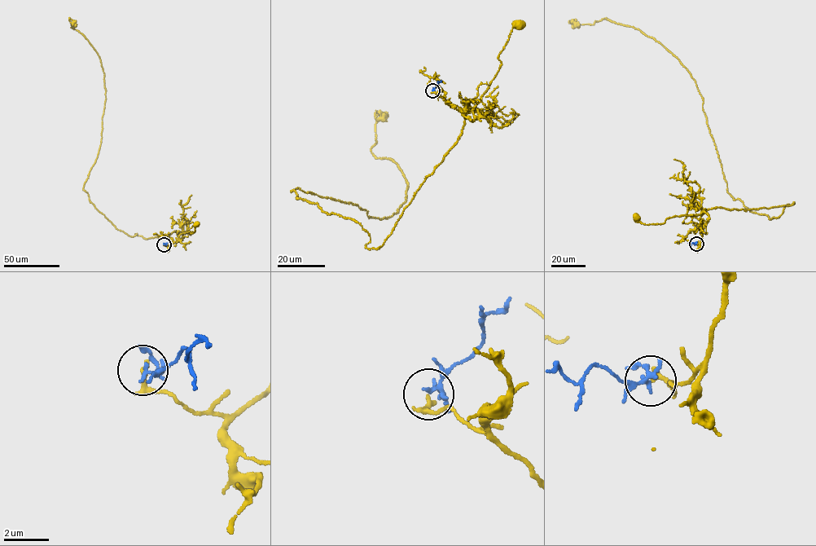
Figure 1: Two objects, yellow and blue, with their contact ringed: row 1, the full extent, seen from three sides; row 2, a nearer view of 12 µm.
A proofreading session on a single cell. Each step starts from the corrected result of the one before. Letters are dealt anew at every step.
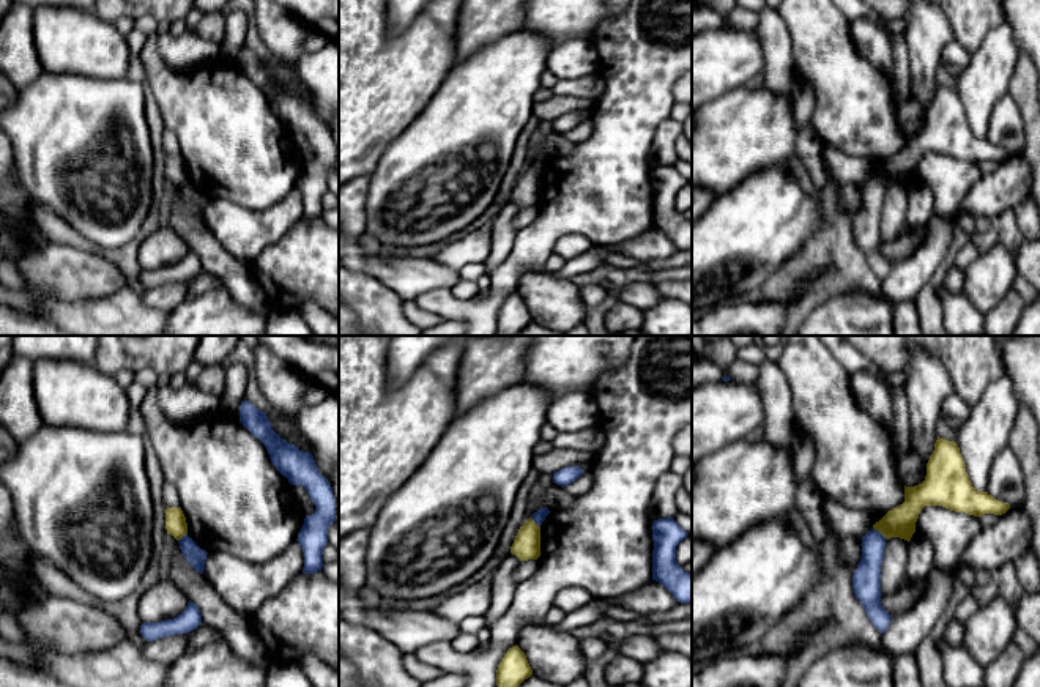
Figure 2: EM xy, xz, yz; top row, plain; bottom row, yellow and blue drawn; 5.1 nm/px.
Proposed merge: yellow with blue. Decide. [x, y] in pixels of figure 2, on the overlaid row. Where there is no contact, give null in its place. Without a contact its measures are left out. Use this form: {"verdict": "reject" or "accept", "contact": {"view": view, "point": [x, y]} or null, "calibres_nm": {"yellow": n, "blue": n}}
{"verdict": "reject", "contact": {"view": "yz", "point": [880, 531]}, "calibres_nm": {"yellow": 160, "blue": 140}}

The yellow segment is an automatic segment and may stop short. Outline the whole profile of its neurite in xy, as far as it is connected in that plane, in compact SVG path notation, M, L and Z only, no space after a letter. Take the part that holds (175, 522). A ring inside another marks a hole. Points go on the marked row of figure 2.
M181 507L165 509L165 529L167 534L172 534L176 540L188 534L188 523Z

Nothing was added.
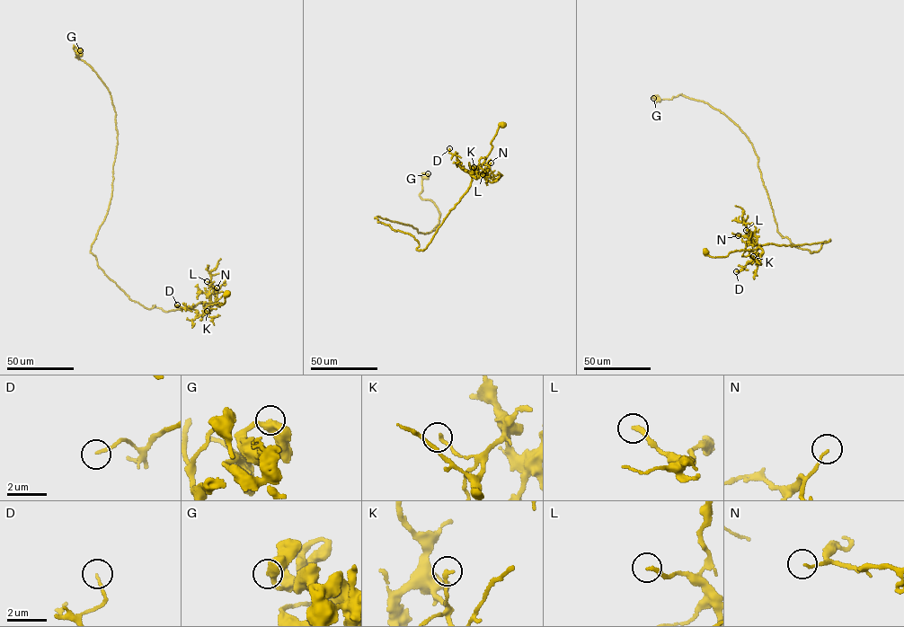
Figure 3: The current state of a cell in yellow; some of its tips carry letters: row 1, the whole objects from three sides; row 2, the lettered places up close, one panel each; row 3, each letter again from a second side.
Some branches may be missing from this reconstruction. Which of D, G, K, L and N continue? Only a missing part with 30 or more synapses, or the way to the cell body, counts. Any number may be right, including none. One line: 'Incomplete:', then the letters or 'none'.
Incomplete: L

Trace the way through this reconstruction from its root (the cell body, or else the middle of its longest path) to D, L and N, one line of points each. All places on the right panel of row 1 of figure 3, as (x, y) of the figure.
D: (705, 251), (713, 257), (723, 257), (736, 251), (762, 250), (758, 261), (748, 261), (736, 271)
L: (705, 251), (713, 257), (723, 257), (736, 251), (757, 249), (757, 243), (750, 238), (748, 229), (746, 230)
N: (705, 251), (713, 257), (723, 257), (736, 251), (757, 248), (756, 243), (750, 244), (747, 236), (738, 235)

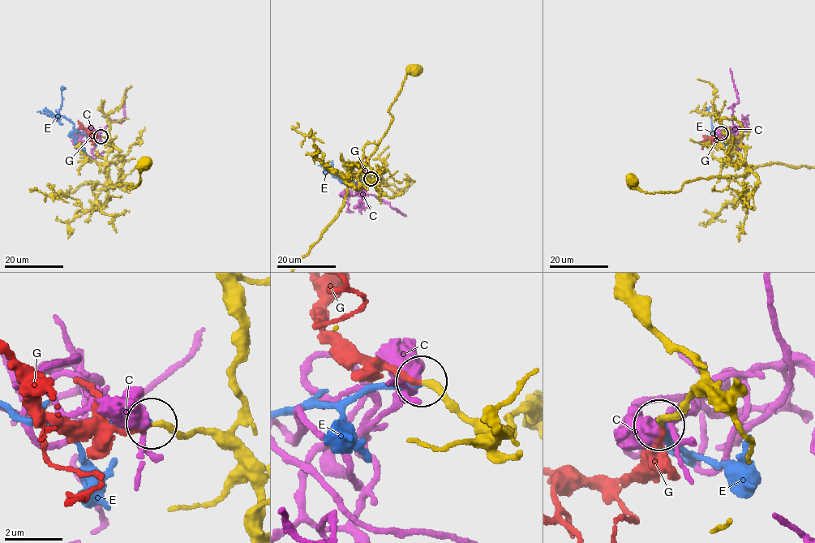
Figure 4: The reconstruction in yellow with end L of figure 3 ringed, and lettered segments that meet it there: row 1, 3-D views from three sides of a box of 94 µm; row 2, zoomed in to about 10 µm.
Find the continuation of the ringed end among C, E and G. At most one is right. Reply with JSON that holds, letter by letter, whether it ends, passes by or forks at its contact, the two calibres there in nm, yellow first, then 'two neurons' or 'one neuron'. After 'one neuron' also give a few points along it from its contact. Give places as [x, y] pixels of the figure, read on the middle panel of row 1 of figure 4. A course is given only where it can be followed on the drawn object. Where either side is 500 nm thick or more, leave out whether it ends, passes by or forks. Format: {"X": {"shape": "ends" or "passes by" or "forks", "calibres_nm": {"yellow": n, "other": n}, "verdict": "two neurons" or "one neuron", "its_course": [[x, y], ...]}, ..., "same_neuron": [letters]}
{"C": {"shape": "forks", "calibres_nm": {"yellow": 190, "other": 360}, "verdict": "two neurons"}, "E": {"shape": "ends", "calibres_nm": {"yellow": 200, "other": 200}, "verdict": "two neurons"}, "G": {"shape": "ends", "calibres_nm": {"yellow": 200, "other": 190}, "verdict": "one neuron"}, "same_neuron": ["G"]}

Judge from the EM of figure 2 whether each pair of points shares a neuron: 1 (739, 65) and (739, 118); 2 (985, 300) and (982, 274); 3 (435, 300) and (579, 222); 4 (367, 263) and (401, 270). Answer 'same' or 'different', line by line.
1: different
2: same
3: same
4: same

